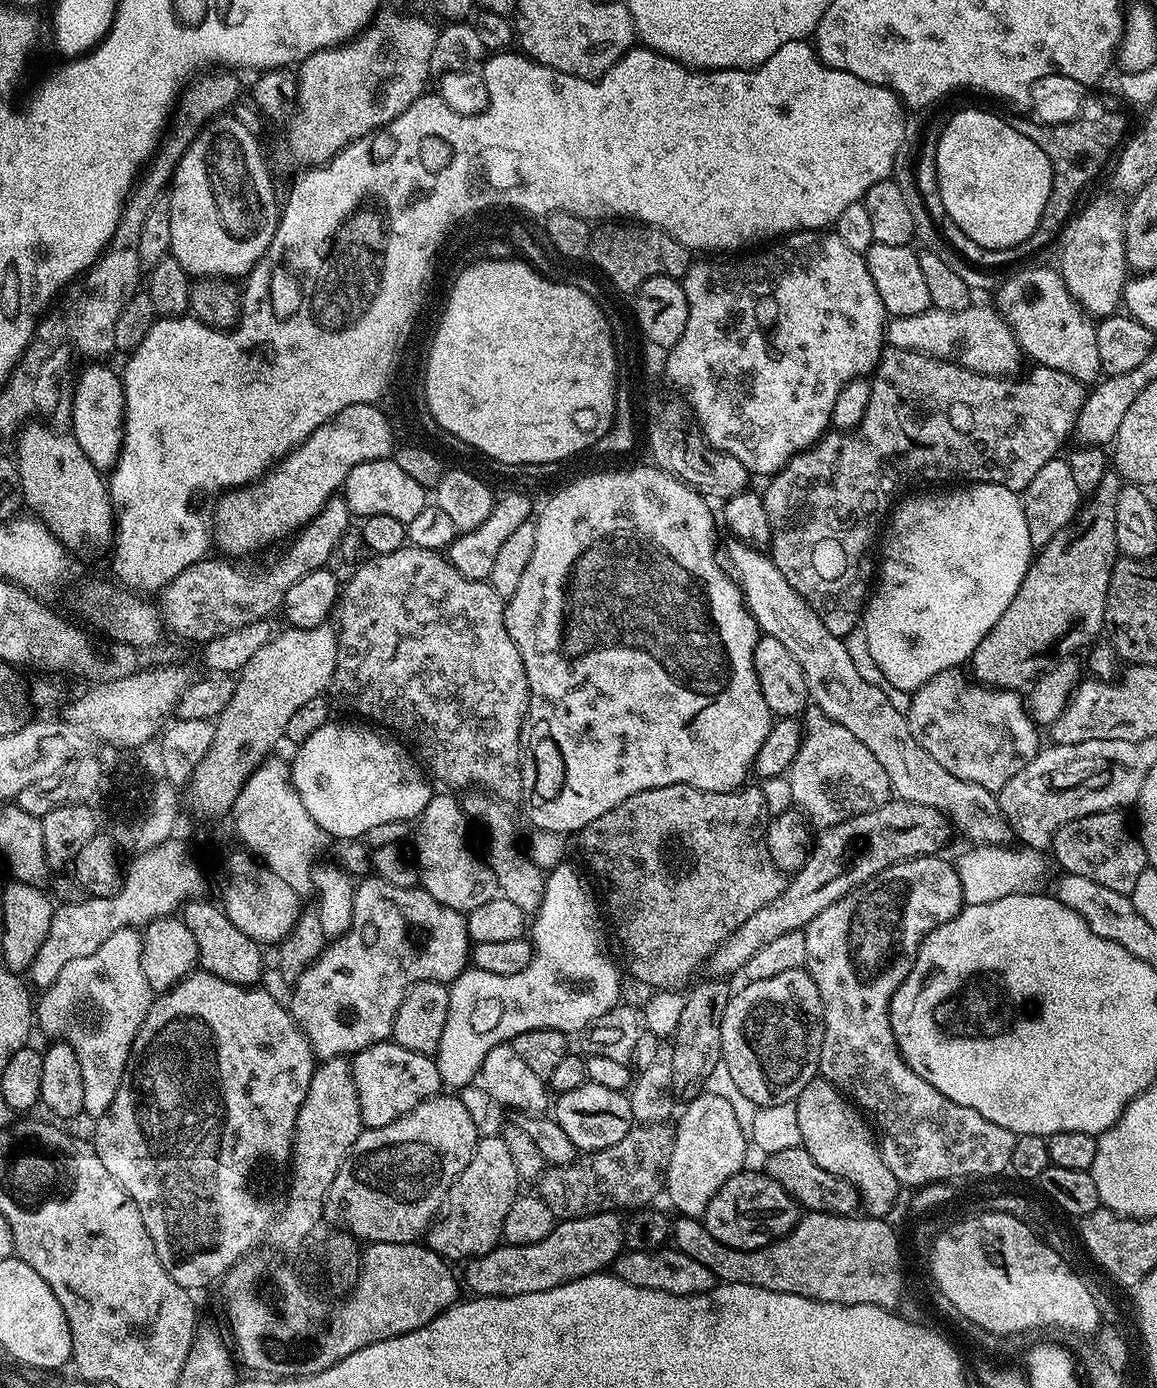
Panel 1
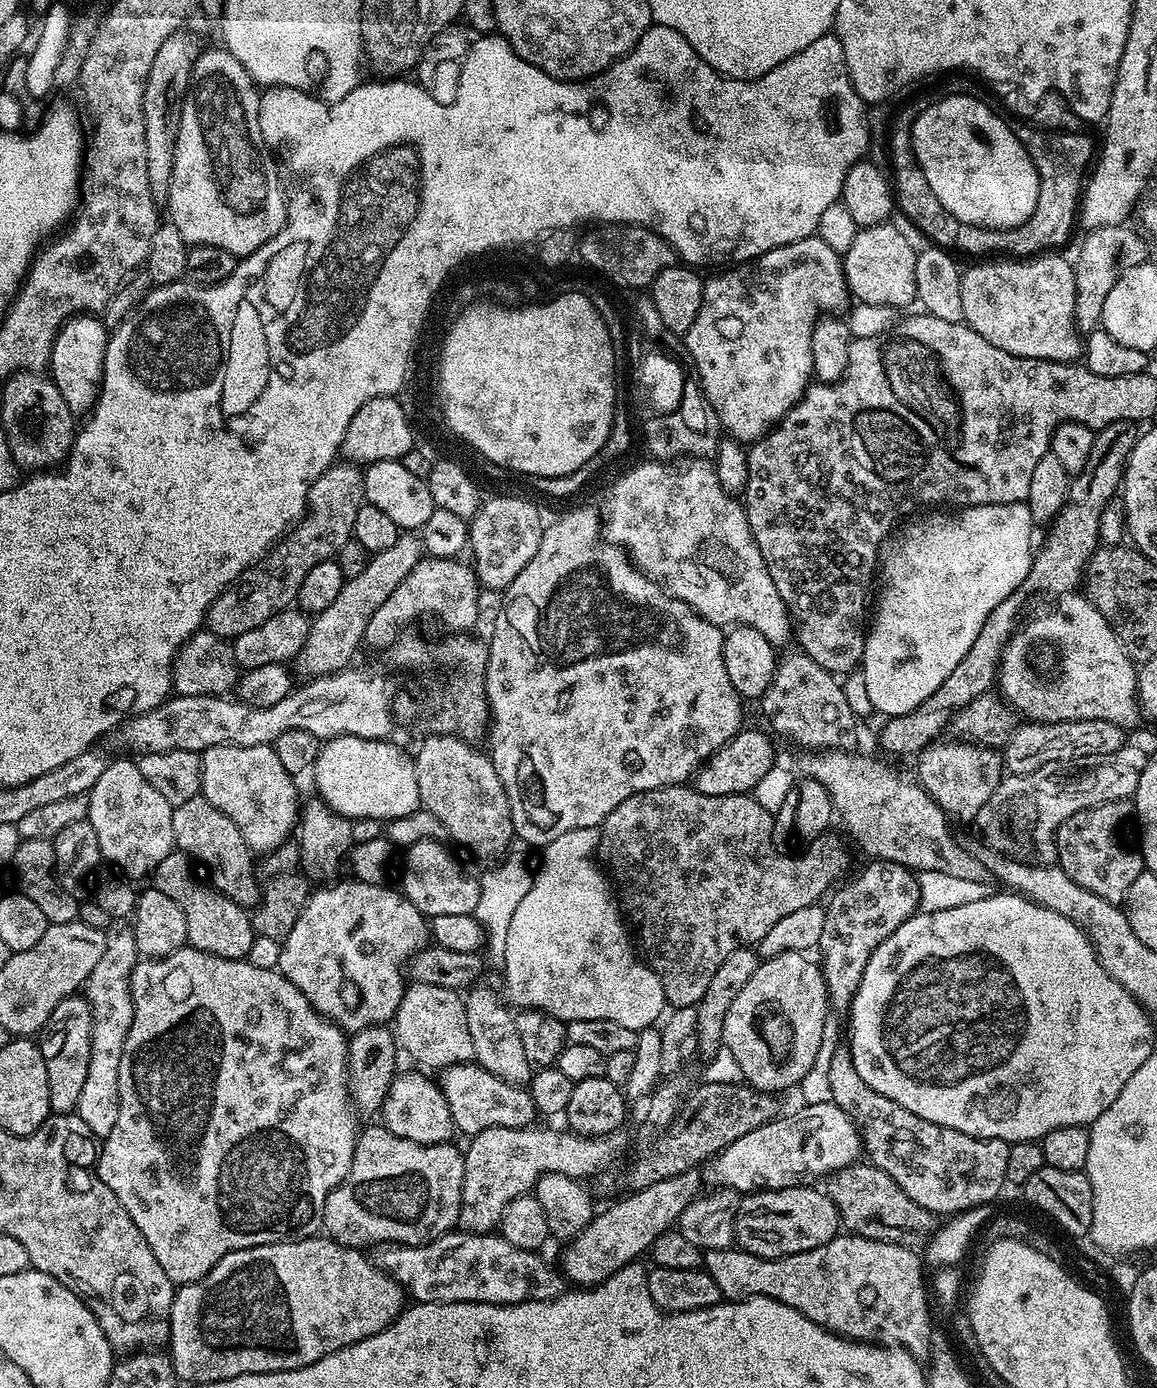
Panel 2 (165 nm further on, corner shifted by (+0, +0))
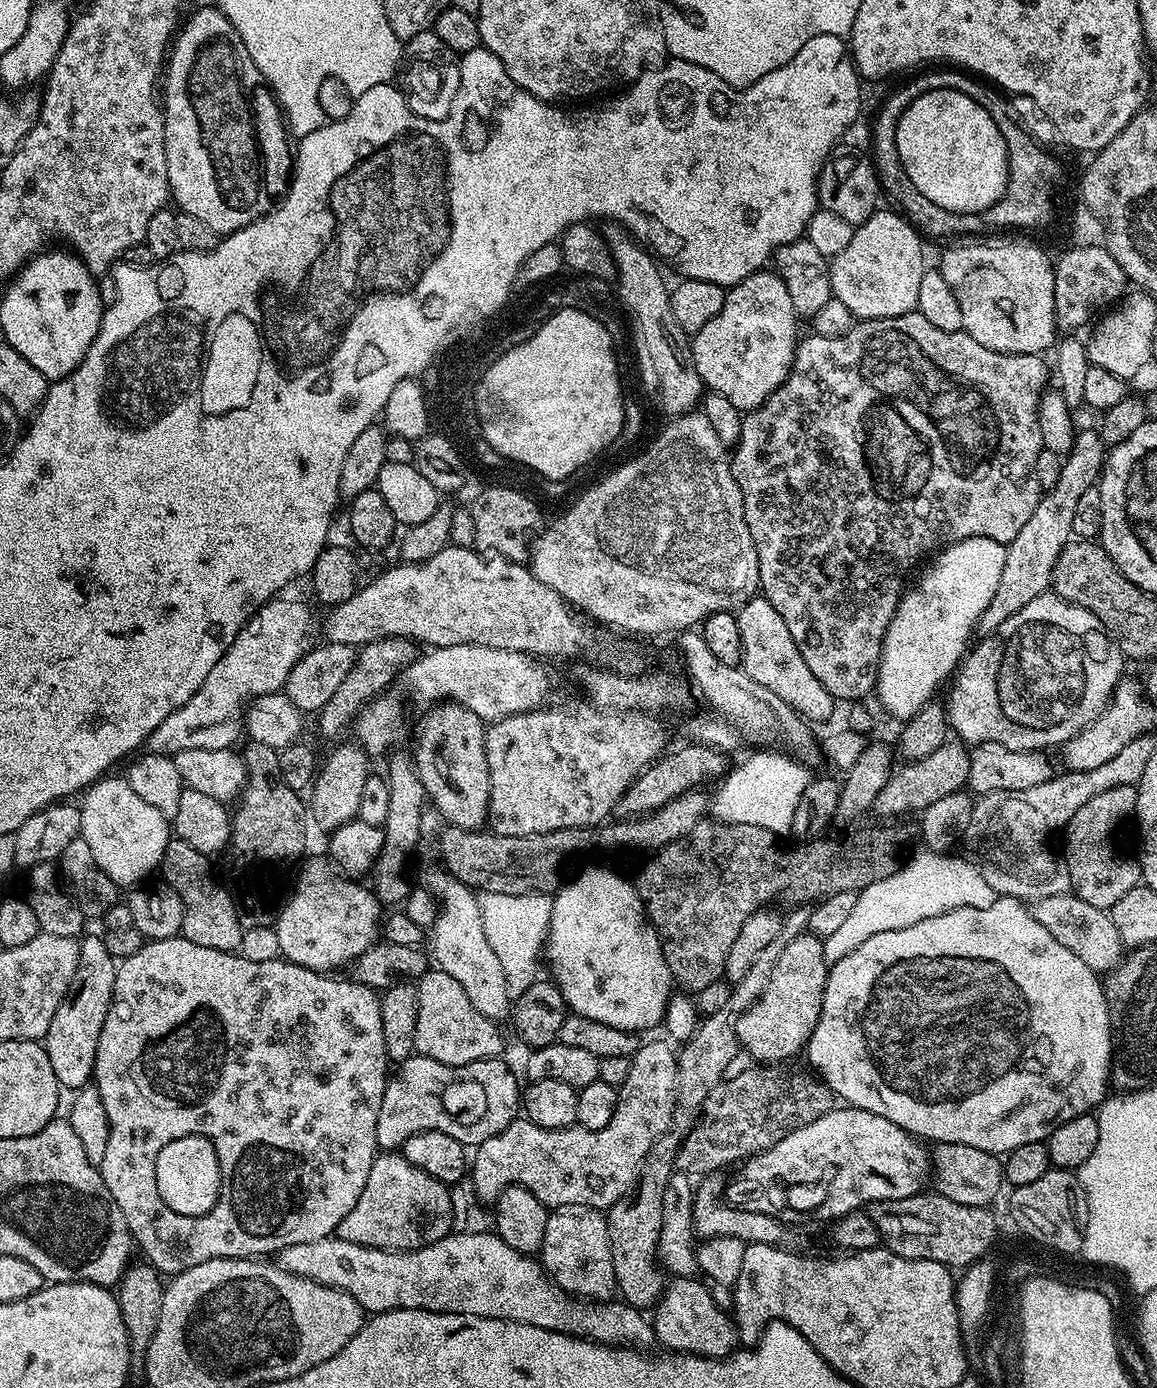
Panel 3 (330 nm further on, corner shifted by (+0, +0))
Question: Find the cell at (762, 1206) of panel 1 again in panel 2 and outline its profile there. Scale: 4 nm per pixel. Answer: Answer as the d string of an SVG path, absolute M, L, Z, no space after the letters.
M816 1186L766 1190L745 1195L736 1209L735 1243L767 1260L814 1250L841 1235L840 1215L827 1191Z

